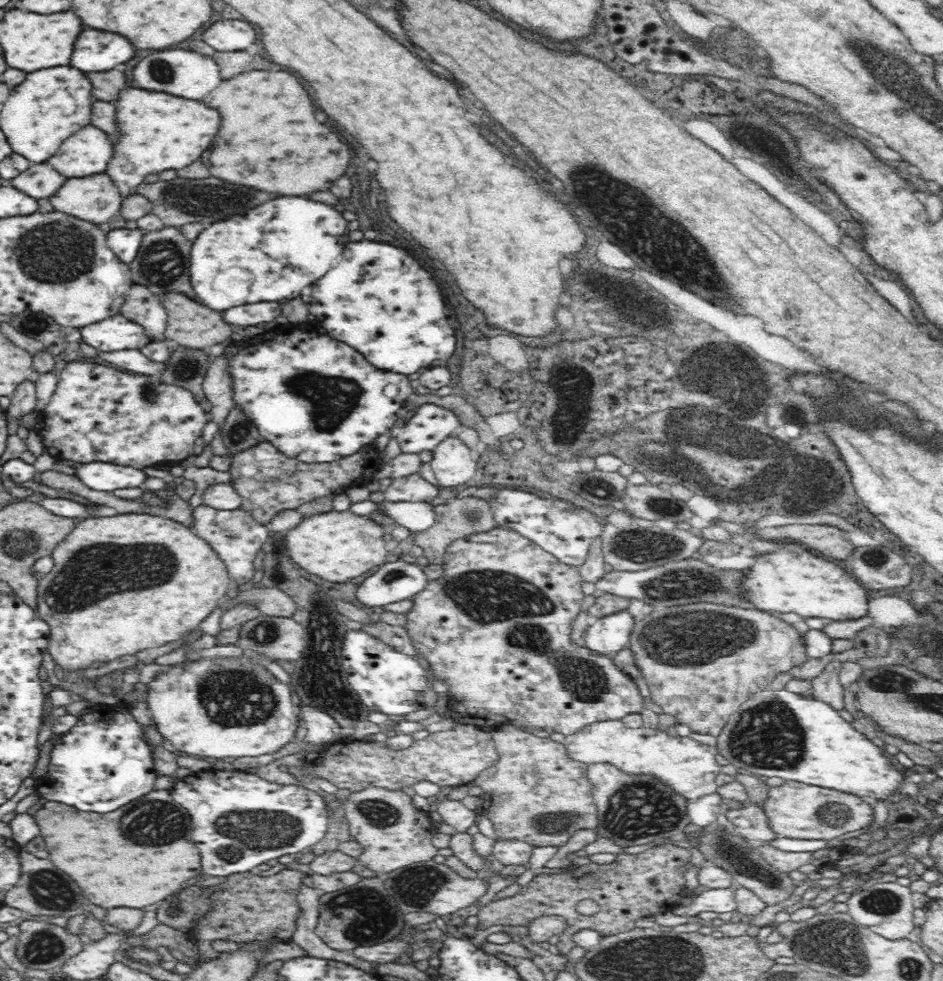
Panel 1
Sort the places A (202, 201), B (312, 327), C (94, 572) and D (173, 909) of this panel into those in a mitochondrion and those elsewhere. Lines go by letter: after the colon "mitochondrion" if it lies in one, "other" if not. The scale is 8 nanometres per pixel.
A: mitochondrion
B: other
C: mitochondrion
D: mitochondrion

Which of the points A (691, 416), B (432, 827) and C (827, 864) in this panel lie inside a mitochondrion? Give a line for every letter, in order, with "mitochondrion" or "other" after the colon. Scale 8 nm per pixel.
A: mitochondrion
B: other
C: other

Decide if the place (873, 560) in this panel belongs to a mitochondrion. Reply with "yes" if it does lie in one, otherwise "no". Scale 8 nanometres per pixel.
yes

